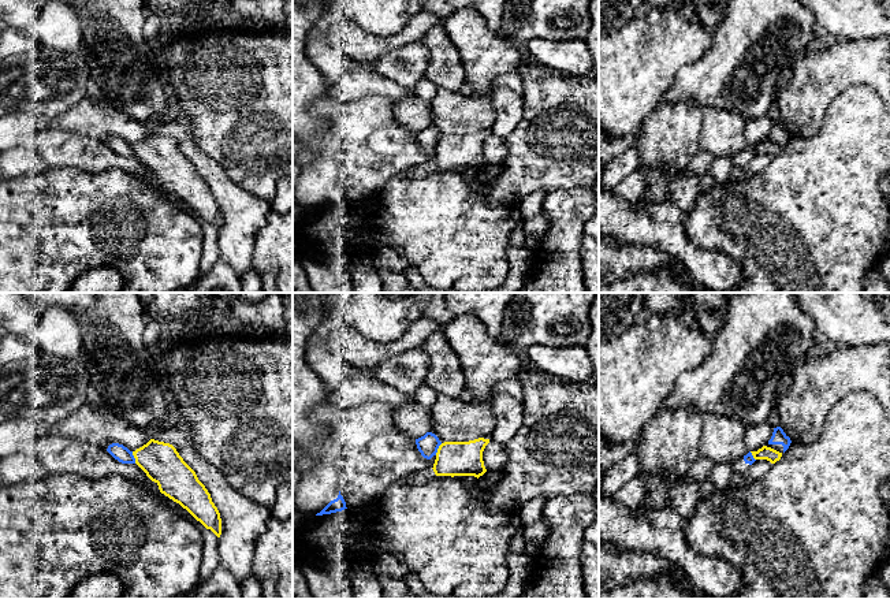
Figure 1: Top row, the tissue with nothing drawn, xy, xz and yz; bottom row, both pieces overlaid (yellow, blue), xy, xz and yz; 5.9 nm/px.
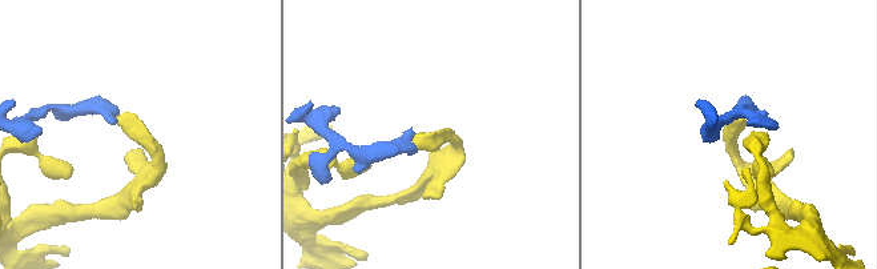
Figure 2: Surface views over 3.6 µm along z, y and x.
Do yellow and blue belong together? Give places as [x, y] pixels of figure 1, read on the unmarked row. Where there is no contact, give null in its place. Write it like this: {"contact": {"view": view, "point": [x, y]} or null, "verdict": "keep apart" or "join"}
{"contact": {"view": "xy", "point": [134, 151]}, "verdict": "keep apart"}

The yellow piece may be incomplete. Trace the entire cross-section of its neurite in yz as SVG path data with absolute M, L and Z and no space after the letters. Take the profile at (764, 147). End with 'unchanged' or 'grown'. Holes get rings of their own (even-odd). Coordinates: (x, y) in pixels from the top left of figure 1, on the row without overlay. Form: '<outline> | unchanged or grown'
M763 139L757 145L751 145L751 146L752 146L755 153L767 153L771 157L775 157L782 150L782 146L779 146L771 141L767 141L767 139Z | unchanged

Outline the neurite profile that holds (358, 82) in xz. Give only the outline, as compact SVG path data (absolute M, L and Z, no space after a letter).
M293 0L293 137L299 142L297 164L308 167L316 159L316 142L327 126L328 116L314 115L310 107L321 97L336 103L354 101L368 96L391 100L416 97L414 89L384 79L360 63L329 88L306 55L306 36L317 19L317 4L298 5Z

